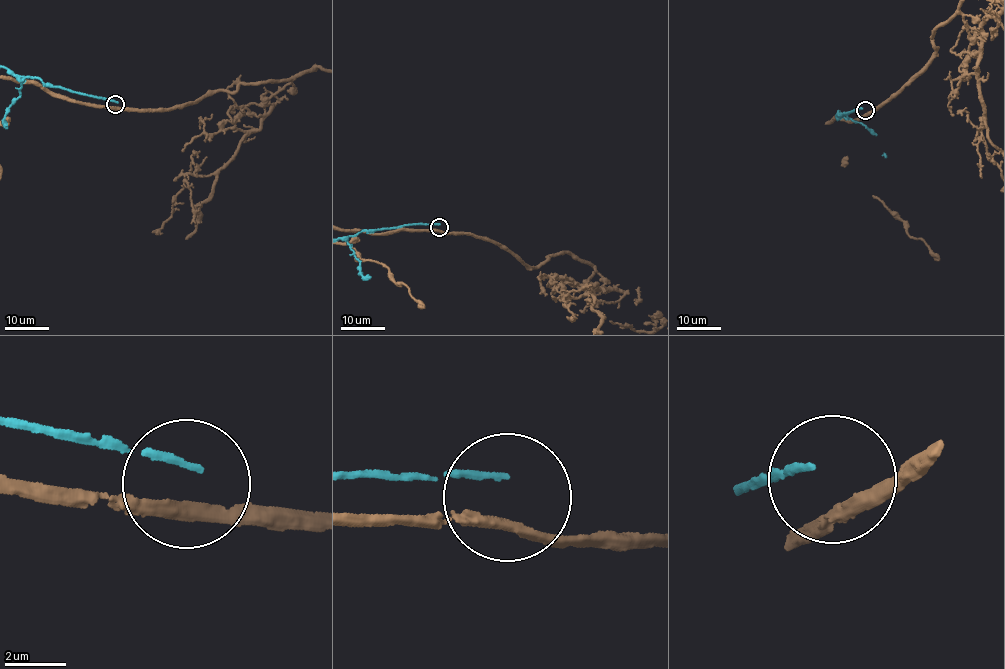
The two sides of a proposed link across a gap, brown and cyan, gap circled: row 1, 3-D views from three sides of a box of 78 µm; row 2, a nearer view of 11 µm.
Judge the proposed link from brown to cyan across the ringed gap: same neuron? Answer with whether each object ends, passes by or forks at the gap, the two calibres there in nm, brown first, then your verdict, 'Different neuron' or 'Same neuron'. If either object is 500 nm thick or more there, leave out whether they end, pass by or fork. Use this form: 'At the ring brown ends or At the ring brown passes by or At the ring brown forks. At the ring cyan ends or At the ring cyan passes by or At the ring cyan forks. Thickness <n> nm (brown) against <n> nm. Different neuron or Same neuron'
At the ring brown passes by. At the ring cyan ends. Thickness 360 nm (brown) against 200 nm. Different neuron

